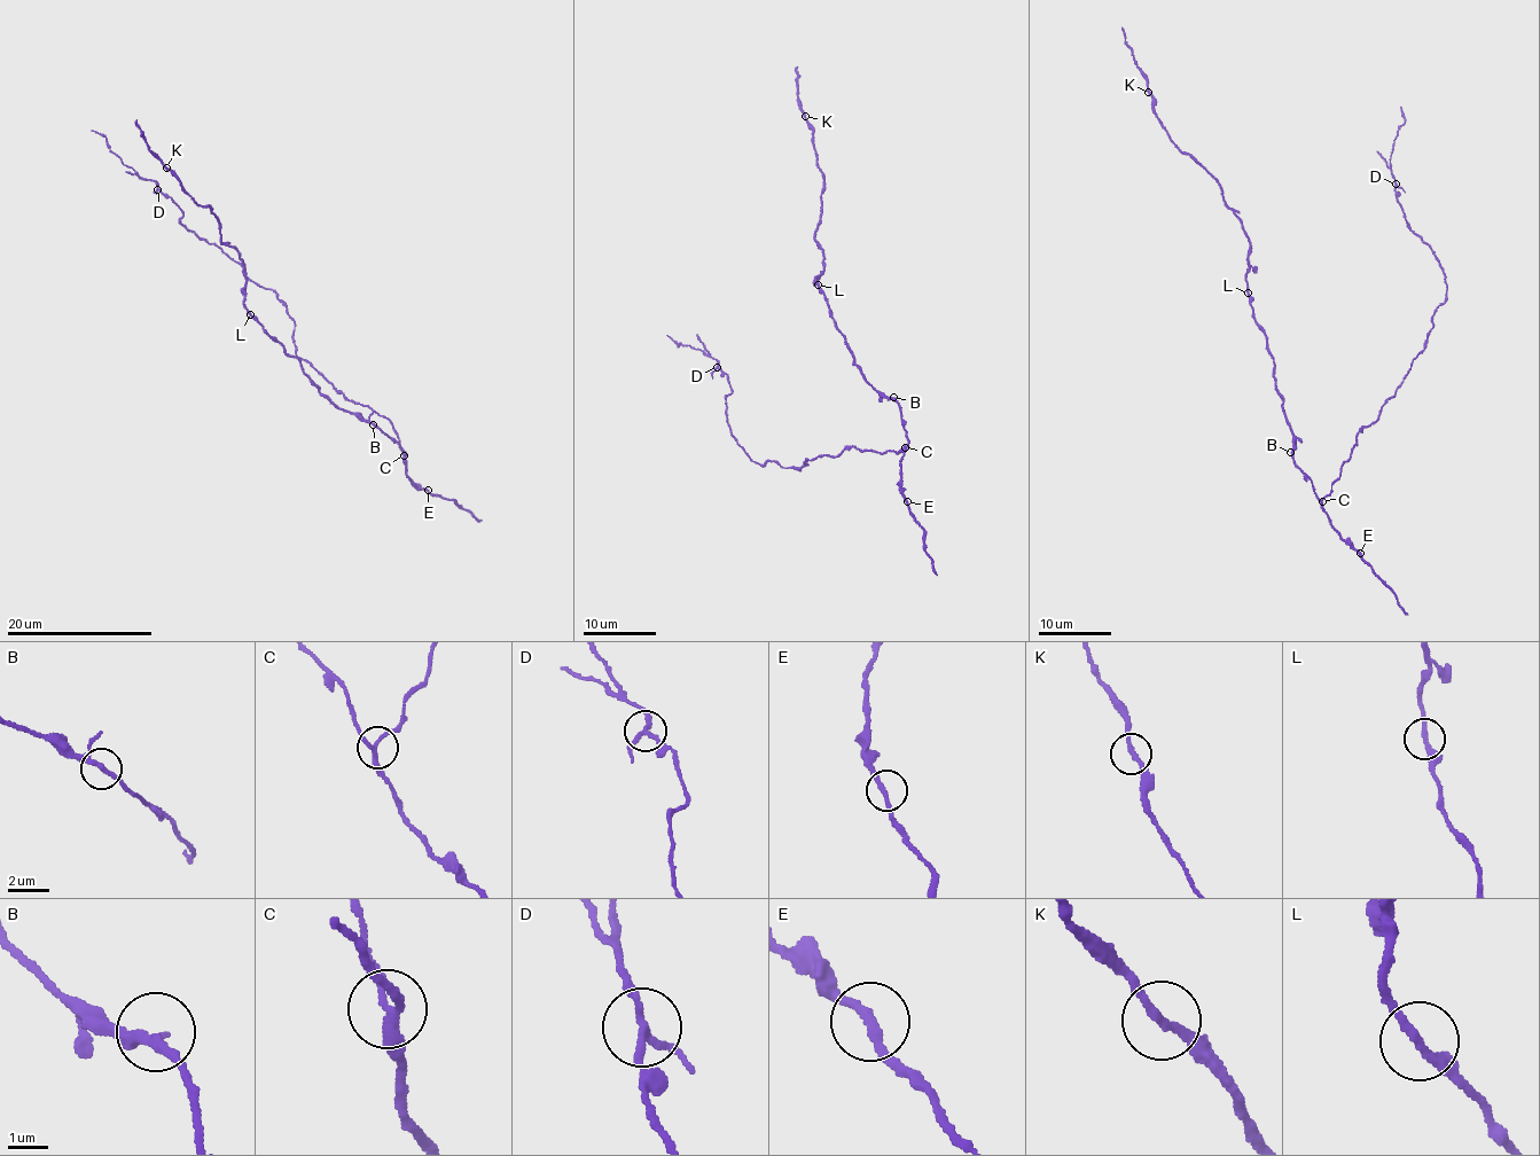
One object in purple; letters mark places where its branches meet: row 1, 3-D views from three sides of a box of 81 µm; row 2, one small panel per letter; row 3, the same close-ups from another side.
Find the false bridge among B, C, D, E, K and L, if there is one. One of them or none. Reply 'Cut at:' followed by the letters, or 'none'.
Cut at: D

